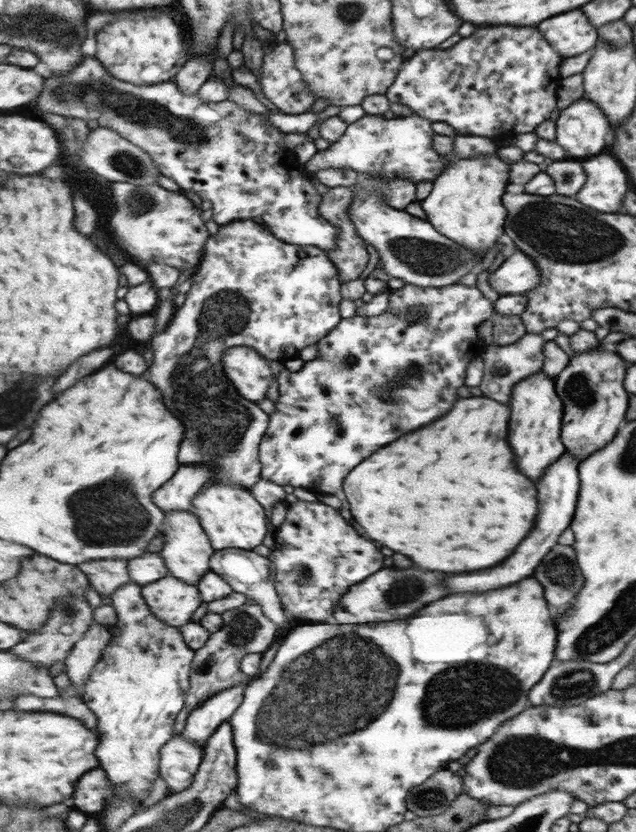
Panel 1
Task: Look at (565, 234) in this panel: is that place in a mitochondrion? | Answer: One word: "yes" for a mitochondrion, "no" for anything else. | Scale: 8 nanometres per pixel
yes

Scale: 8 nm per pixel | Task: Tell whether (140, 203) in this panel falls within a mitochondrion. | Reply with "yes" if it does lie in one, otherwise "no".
yes

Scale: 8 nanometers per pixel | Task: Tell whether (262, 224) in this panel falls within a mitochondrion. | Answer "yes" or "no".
no

